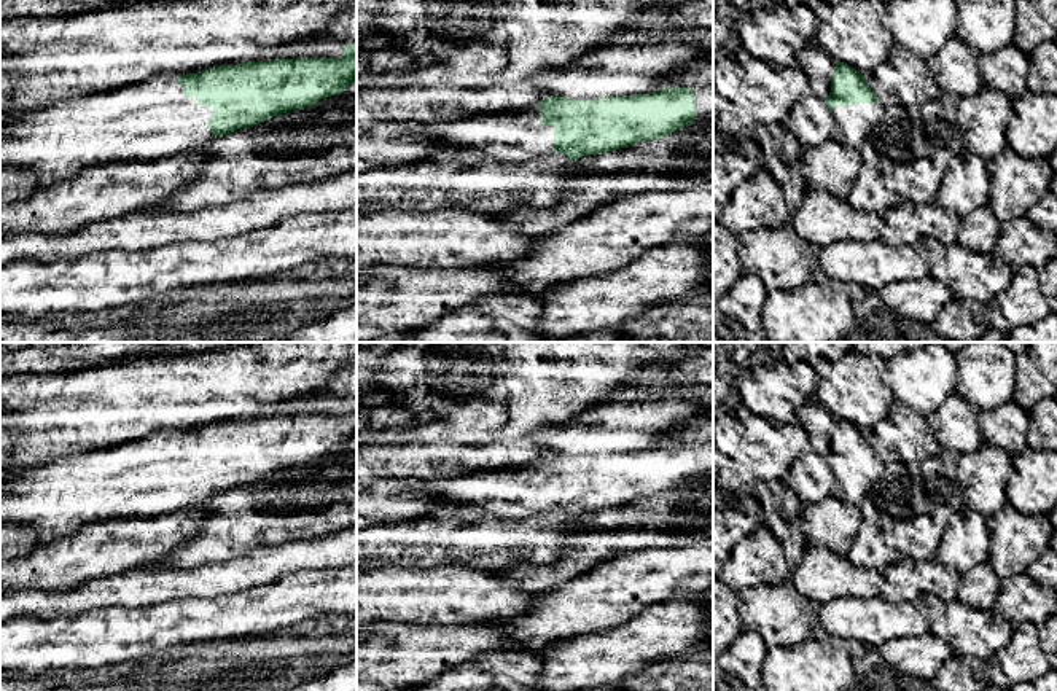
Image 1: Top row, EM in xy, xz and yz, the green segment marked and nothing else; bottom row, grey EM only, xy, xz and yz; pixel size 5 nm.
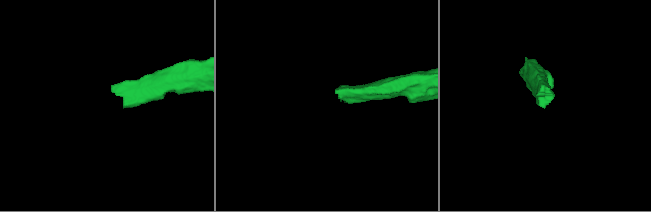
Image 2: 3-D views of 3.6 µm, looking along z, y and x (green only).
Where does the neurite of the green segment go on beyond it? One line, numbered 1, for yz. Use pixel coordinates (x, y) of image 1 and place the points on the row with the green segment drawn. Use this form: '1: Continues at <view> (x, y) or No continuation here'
1: Continues at yz (855, 123)

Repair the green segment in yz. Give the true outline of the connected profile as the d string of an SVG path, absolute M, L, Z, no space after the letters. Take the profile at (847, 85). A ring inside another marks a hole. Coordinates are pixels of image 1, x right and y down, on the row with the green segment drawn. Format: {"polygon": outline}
{"polygon": "M837 62L833 70L825 103L837 126L837 139L856 150L885 111L863 75L844 62Z"}

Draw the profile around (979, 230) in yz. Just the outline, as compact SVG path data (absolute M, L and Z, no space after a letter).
M989 205L977 207L961 218L957 242L979 253L993 253L1001 221Z

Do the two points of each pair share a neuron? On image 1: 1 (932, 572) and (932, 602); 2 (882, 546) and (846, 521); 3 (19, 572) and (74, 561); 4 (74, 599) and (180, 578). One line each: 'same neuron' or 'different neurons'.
1: different neurons
2: different neurons
3: same neuron
4: same neuron

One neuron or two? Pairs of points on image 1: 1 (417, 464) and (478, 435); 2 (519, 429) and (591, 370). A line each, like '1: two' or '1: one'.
1: two
2: one

